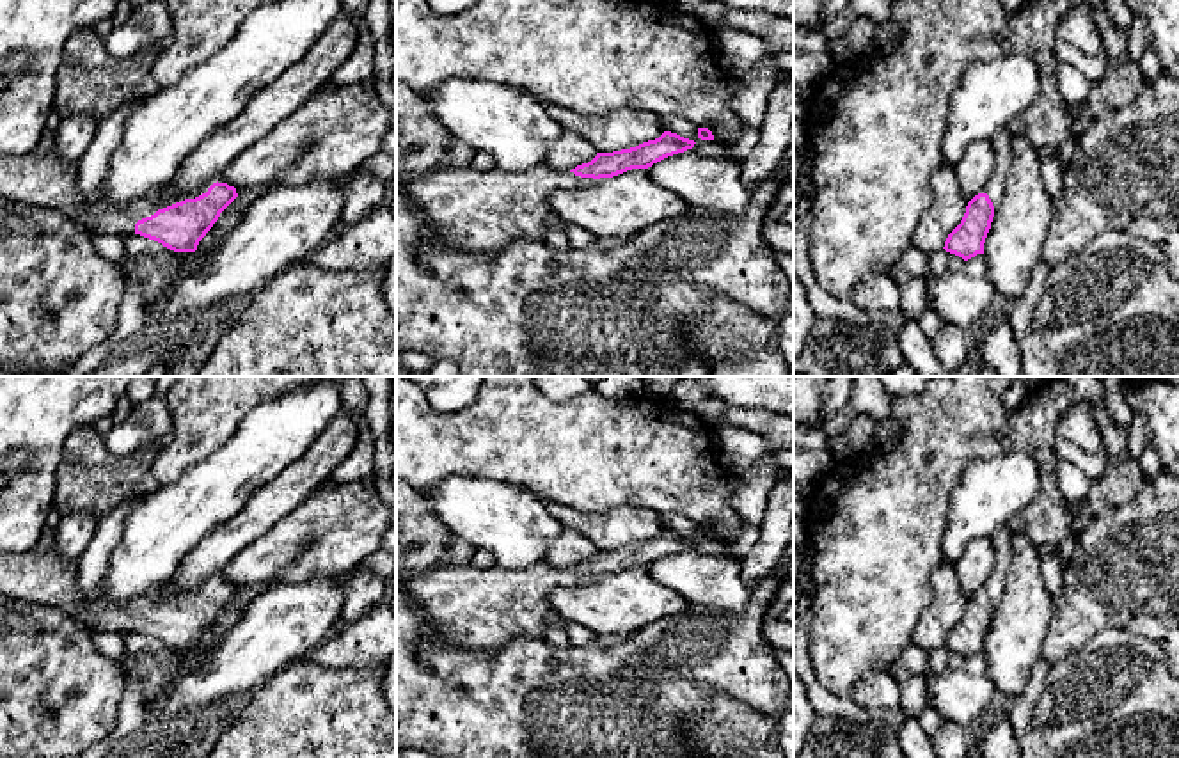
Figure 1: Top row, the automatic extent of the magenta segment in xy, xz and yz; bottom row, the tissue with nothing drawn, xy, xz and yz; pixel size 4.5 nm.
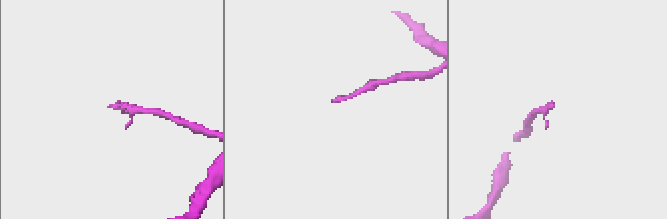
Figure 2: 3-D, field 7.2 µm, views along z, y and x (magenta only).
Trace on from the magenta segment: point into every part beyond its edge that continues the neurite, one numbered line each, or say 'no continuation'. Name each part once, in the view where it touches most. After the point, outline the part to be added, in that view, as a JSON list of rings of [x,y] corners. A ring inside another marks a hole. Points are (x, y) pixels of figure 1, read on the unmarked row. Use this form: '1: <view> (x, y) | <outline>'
1: xy (39, 577) | [[[53,547],[48,552],[36,552],[34,549],[23,554],[0,552],[2,598],[57,607],[91,632],[131,634],[138,618],[185,596],[195,596],[217,579],[226,580],[222,572],[215,572],[194,591],[165,600],[163,591],[172,579],[124,605],[117,605],[107,600],[103,580],[92,593],[83,593],[78,586],[78,559],[62,557]]]

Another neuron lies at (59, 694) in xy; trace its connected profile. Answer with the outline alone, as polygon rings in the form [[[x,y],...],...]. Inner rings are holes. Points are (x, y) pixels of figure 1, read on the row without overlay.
[[[0,596],[0,758],[78,758],[114,730],[123,689],[123,662],[105,657],[83,623],[57,607]]]

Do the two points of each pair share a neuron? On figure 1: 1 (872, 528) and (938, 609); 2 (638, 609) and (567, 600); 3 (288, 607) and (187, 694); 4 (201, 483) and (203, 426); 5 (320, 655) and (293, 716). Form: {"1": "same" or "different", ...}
{"1": "different", "2": "same", "3": "same", "4": "different", "5": "different"}

